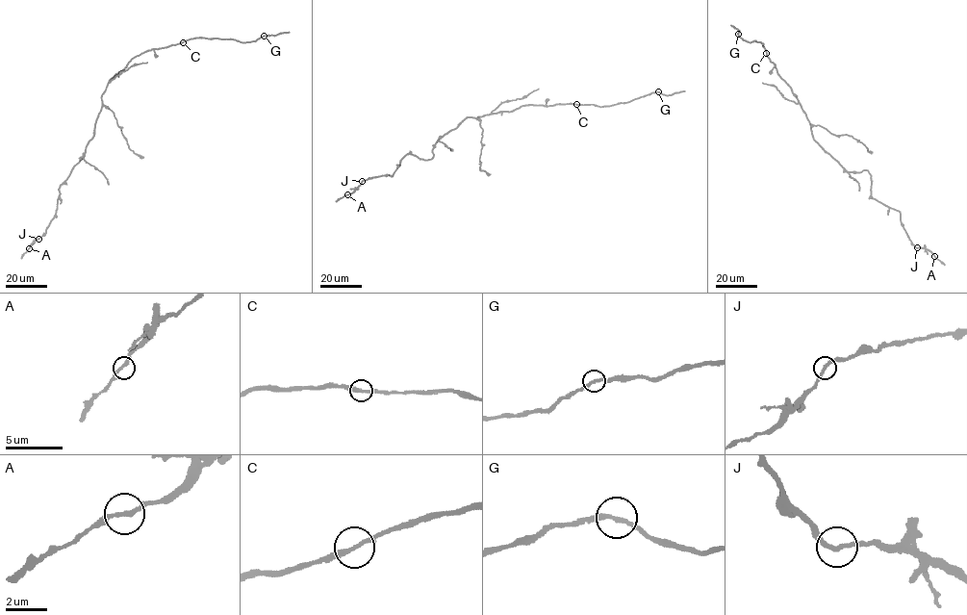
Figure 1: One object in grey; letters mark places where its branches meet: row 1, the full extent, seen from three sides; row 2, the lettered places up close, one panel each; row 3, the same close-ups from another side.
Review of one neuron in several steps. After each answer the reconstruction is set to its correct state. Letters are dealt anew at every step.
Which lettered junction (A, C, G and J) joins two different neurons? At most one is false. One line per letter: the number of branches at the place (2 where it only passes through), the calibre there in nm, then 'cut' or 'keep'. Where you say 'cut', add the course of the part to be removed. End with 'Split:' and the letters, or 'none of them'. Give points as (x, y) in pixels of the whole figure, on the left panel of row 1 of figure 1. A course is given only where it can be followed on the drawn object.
A: 2 branches meet; 200 nm thick; keep
C: 2 branches meet; 220 nm thick; keep
G: 2 branches meet; 200 nm thick; keep
J: 2 branches meet; 200 nm thick; keep
Split: none of them

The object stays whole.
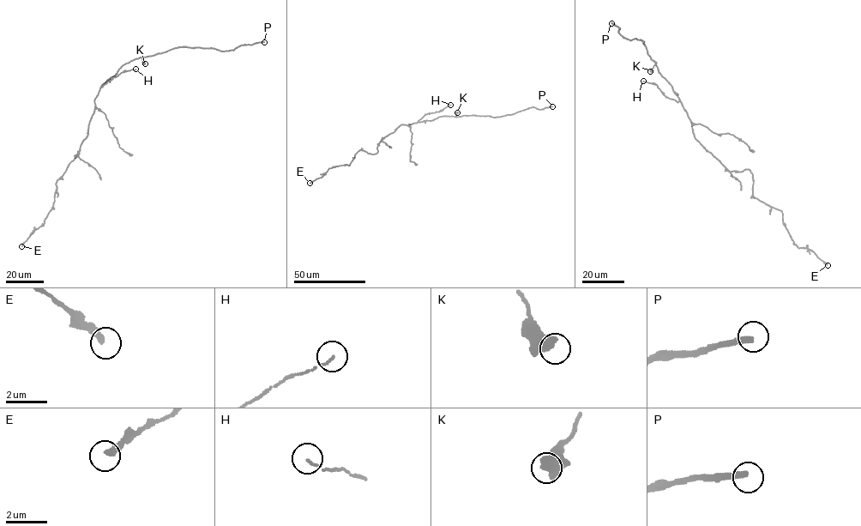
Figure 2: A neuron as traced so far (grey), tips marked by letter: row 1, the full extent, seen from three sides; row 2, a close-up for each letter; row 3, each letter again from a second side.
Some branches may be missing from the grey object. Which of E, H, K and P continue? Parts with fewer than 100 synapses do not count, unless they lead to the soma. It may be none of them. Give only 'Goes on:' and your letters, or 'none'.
Goes on: P

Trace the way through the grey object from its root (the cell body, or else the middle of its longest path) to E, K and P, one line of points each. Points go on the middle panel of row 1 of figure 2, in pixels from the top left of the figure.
E: (408, 124), (400, 124), (382, 140), (376, 154), (360, 150), (350, 165), (330, 168), (310, 183)
K: (408, 124), (441, 116), (455, 117), (457, 112)
P: (408, 124), (441, 116), (500, 117), (532, 107), (539, 109), (552, 106)

